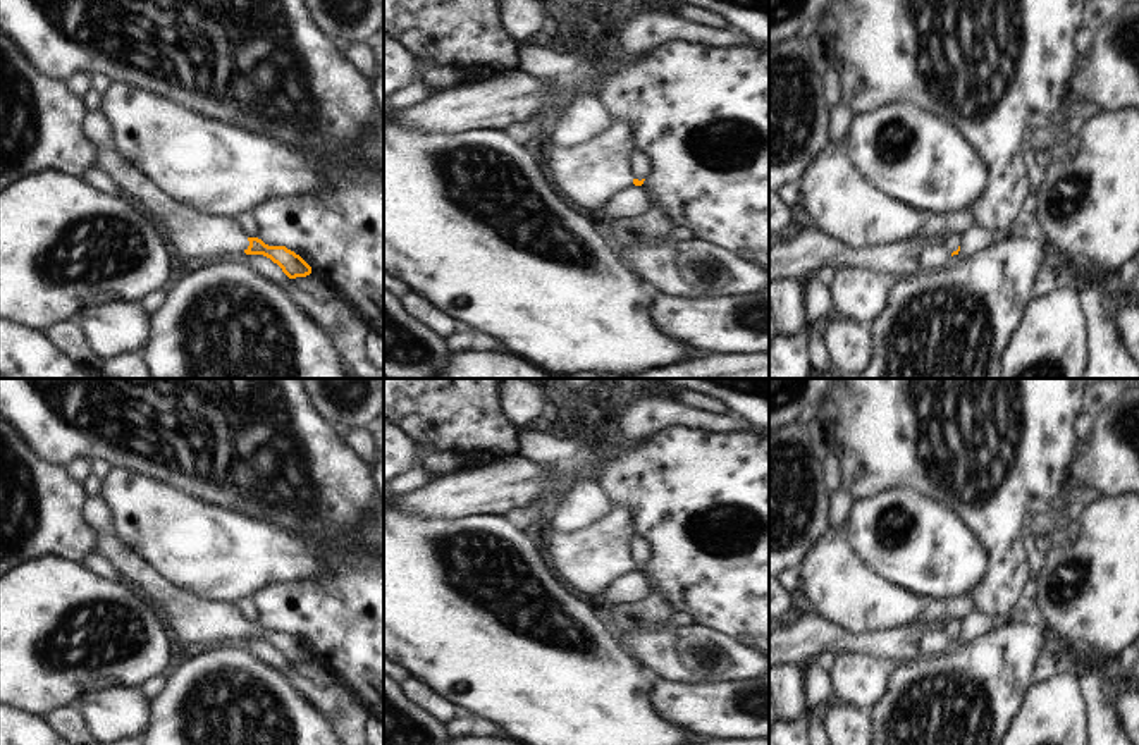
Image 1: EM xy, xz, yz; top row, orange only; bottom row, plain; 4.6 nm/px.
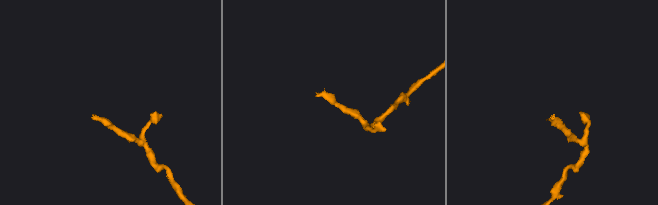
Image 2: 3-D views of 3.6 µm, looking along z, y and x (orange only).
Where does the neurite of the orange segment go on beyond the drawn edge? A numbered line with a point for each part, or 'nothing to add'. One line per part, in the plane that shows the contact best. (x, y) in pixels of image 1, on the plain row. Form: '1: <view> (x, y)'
1: xy (193, 620)

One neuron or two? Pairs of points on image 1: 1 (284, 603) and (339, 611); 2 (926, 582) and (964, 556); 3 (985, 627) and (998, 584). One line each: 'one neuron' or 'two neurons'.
1: one neuron
2: one neuron
3: two neurons

